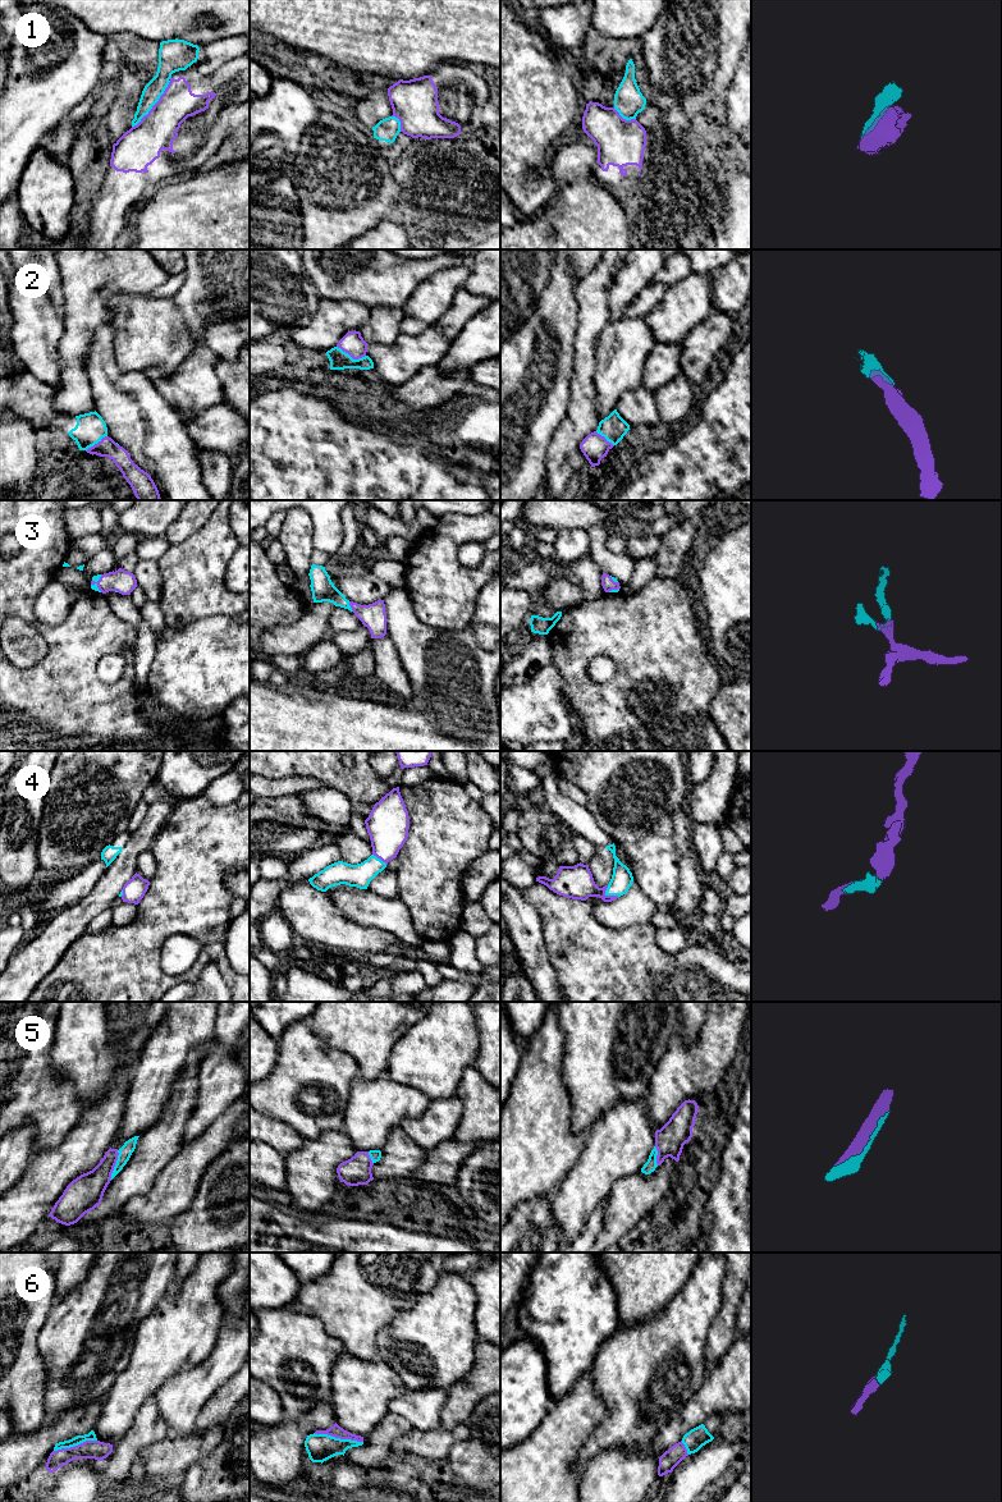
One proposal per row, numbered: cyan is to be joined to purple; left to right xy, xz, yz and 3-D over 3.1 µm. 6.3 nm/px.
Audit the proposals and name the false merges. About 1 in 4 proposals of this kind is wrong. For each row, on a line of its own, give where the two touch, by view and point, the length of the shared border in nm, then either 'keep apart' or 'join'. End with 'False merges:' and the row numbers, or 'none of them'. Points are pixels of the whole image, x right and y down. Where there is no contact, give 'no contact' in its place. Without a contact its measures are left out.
1: meets purple in xy at (154, 105); contact 380 nm long; keep apart
2: meets purple in xz at (351, 356); contact 200 nm long; join
3: meets purple in xz at (351, 607); contact 70 nm long; join
4: meets purple in yz at (608, 896); contact 100 nm long; join
5: meets purple in xy at (114, 1166); contact 200 nm long; join
6: meets purple in xz at (338, 1437); contact 320 nm long; join
False merges: 1

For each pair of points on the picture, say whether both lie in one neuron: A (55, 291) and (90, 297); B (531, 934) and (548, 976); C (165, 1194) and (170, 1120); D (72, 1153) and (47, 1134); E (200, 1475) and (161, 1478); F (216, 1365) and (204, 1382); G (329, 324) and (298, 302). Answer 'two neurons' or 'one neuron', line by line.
A: two neurons
B: one neuron
C: two neurons
D: two neurons
E: two neurons
F: one neuron
G: two neurons

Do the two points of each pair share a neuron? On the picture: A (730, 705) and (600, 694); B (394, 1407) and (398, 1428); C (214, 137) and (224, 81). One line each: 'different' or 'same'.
A: different
B: different
C: same

